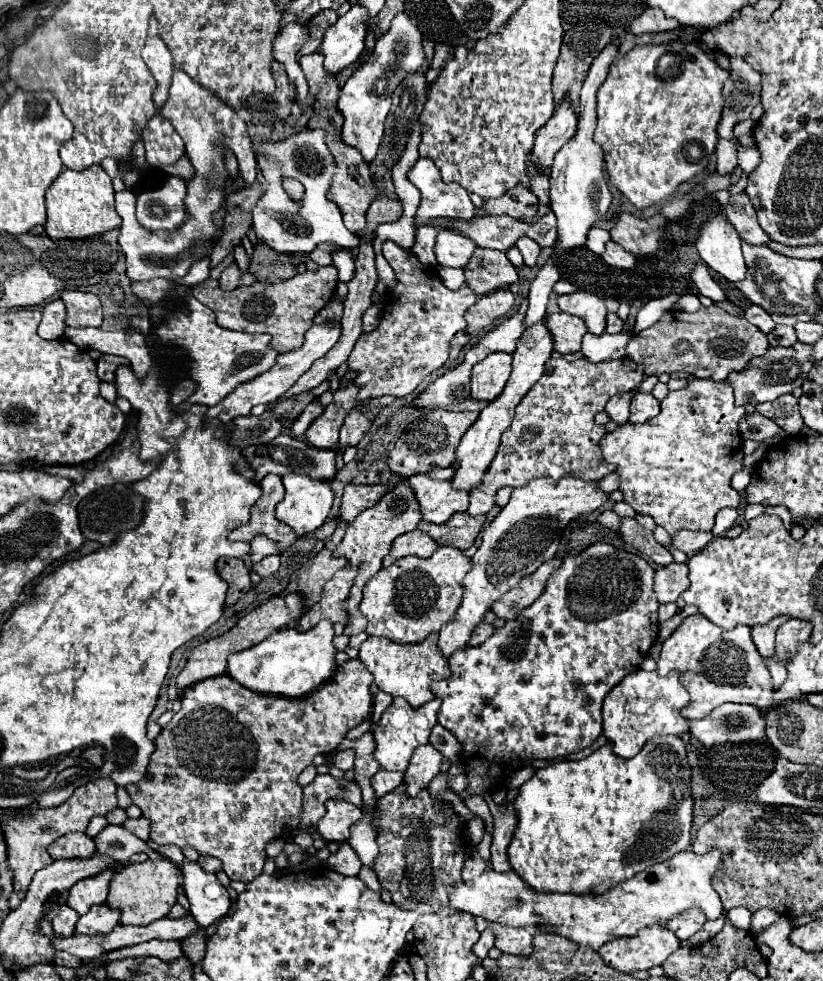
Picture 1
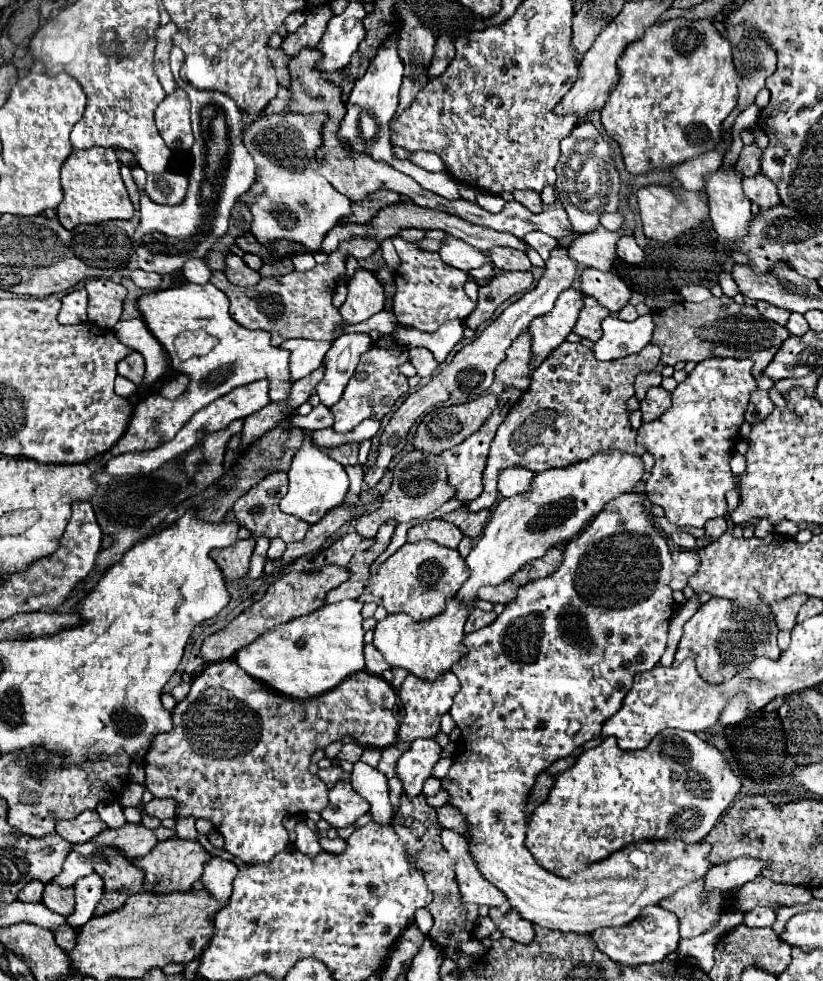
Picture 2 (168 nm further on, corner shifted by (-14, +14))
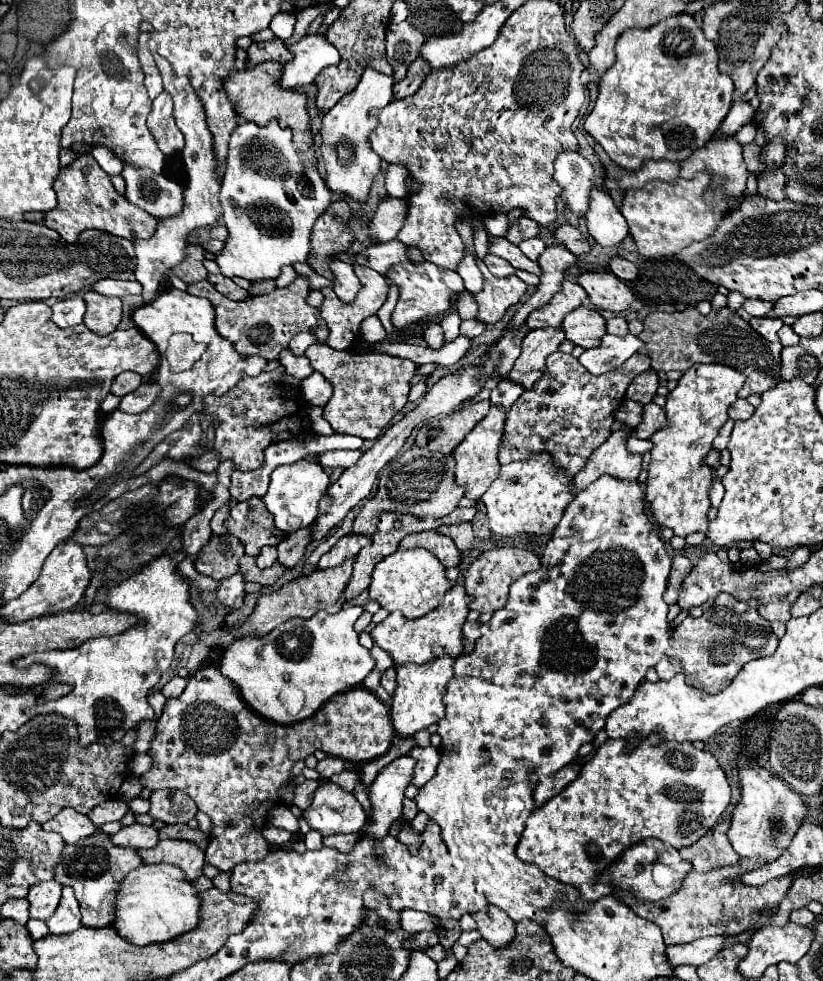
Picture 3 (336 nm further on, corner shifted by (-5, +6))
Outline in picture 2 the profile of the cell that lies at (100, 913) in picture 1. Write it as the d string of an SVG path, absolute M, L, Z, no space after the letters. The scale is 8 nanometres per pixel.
M102 847L94 853L94 871L104 881L102 901L96 905L96 915L120 909L126 899L142 891L144 871L138 869L122 851Z

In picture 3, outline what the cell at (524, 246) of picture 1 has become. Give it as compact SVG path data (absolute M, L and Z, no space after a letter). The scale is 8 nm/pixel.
M533 237L533 239L525 239L519 243L519 249L531 259L531 261L537 261L537 257L545 251L545 241L541 237Z

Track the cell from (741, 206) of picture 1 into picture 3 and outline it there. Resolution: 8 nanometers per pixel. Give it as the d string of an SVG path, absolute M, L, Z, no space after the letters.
M765 171L761 175L757 175L757 193L761 197L773 199L773 201L781 201L783 195L783 187L785 187L785 175L781 171Z

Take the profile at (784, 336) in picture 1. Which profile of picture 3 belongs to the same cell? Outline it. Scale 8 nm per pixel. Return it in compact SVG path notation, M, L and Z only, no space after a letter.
M783 325L783 327L781 327L781 331L779 331L779 341L781 341L785 347L787 347L787 345L797 345L799 335L793 331L793 327Z

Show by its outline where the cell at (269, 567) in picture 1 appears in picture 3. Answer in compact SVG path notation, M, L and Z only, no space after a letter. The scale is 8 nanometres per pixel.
M265 547L265 549L261 549L261 553L257 557L257 567L265 569L265 567L271 567L275 561L277 561L277 549L275 547Z

